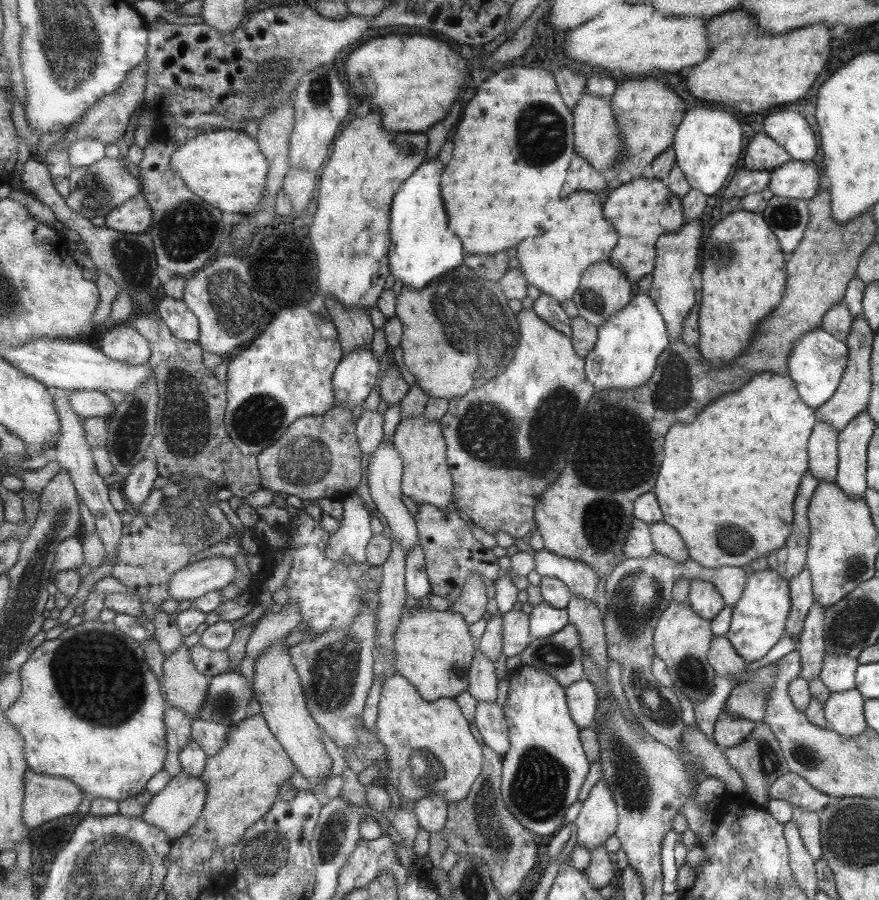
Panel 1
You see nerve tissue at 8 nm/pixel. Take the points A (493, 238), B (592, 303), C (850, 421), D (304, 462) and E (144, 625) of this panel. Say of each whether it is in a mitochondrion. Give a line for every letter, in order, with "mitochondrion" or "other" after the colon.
A: other
B: mitochondrion
C: other
D: mitochondrion
E: other

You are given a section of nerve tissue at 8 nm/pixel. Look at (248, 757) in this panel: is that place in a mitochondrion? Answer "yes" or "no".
no

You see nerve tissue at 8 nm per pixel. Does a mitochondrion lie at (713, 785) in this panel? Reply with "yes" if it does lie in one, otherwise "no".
no

